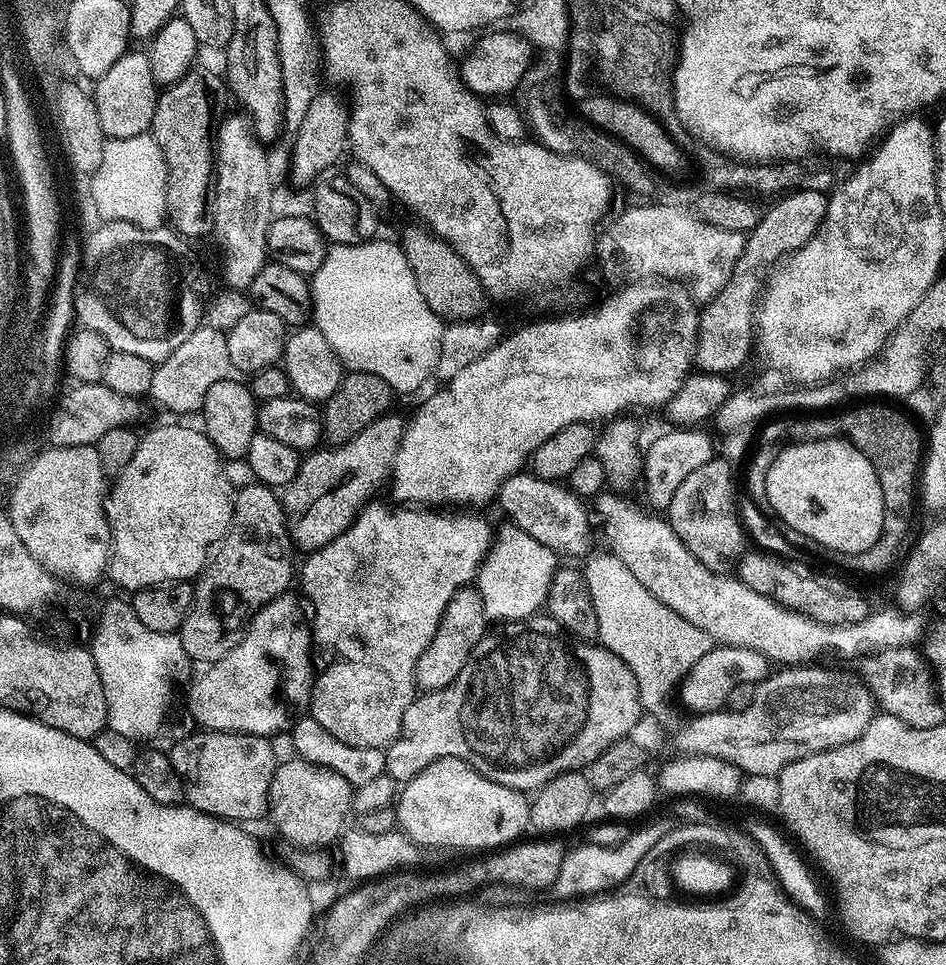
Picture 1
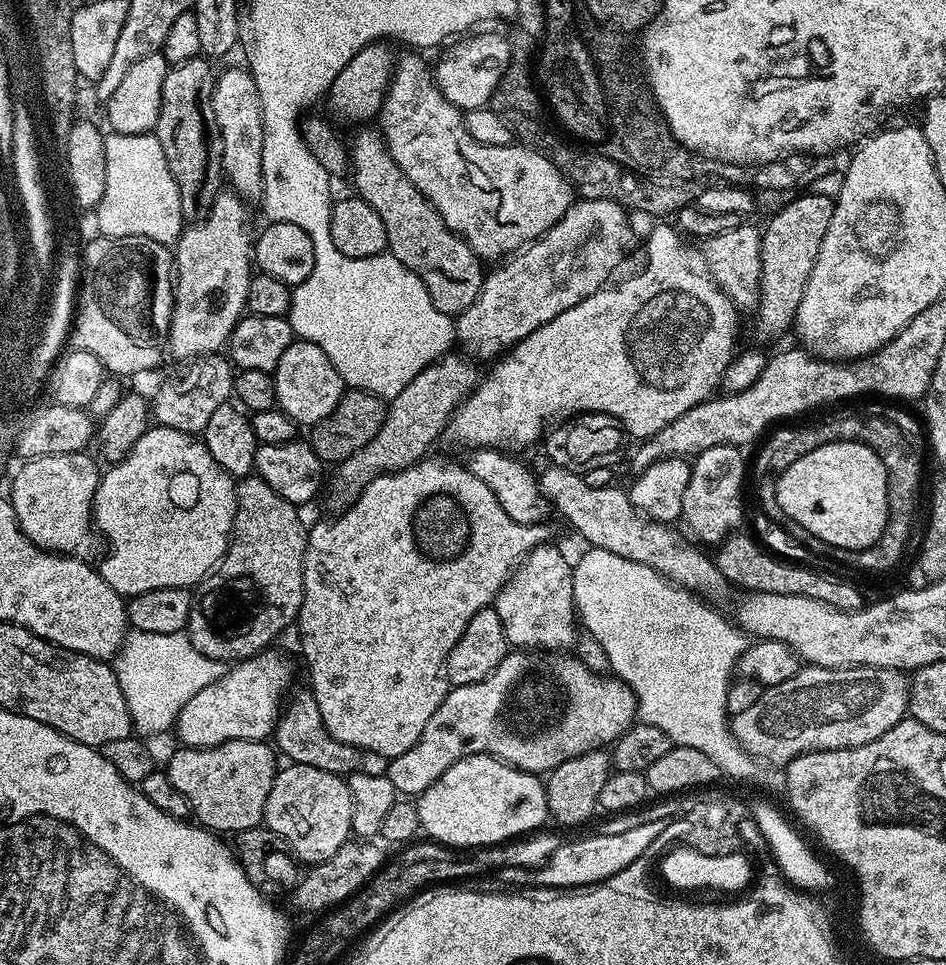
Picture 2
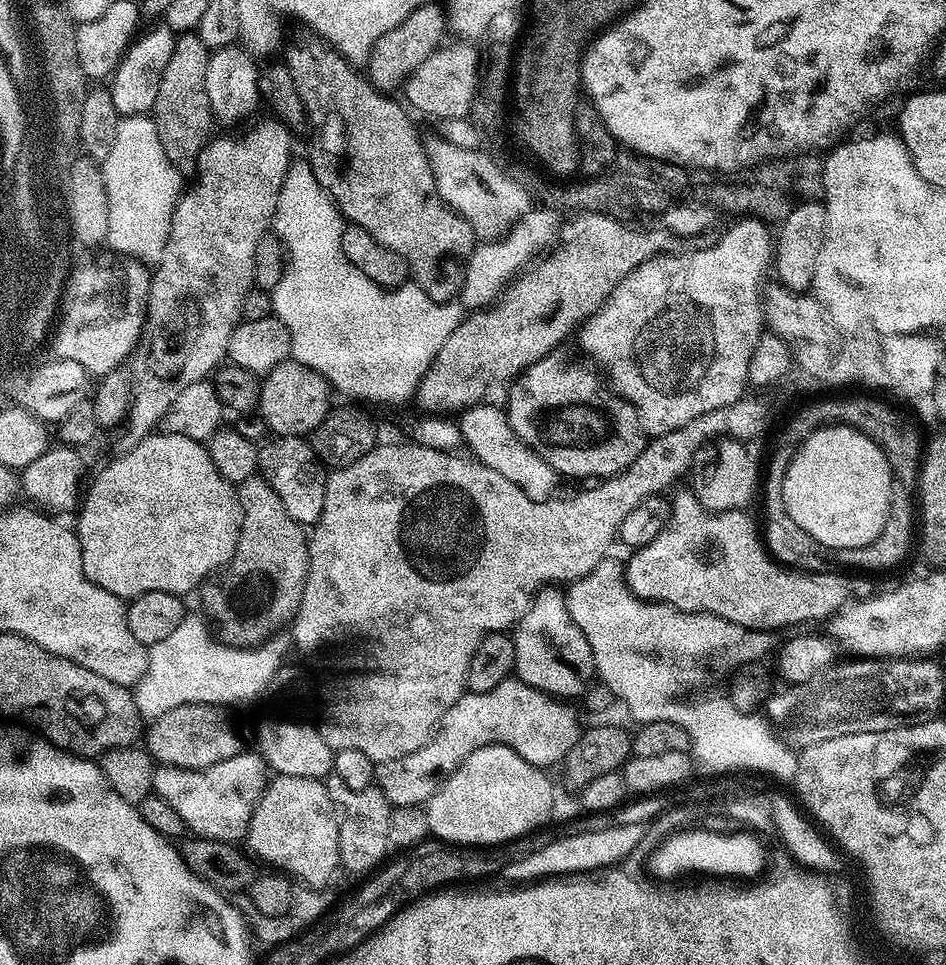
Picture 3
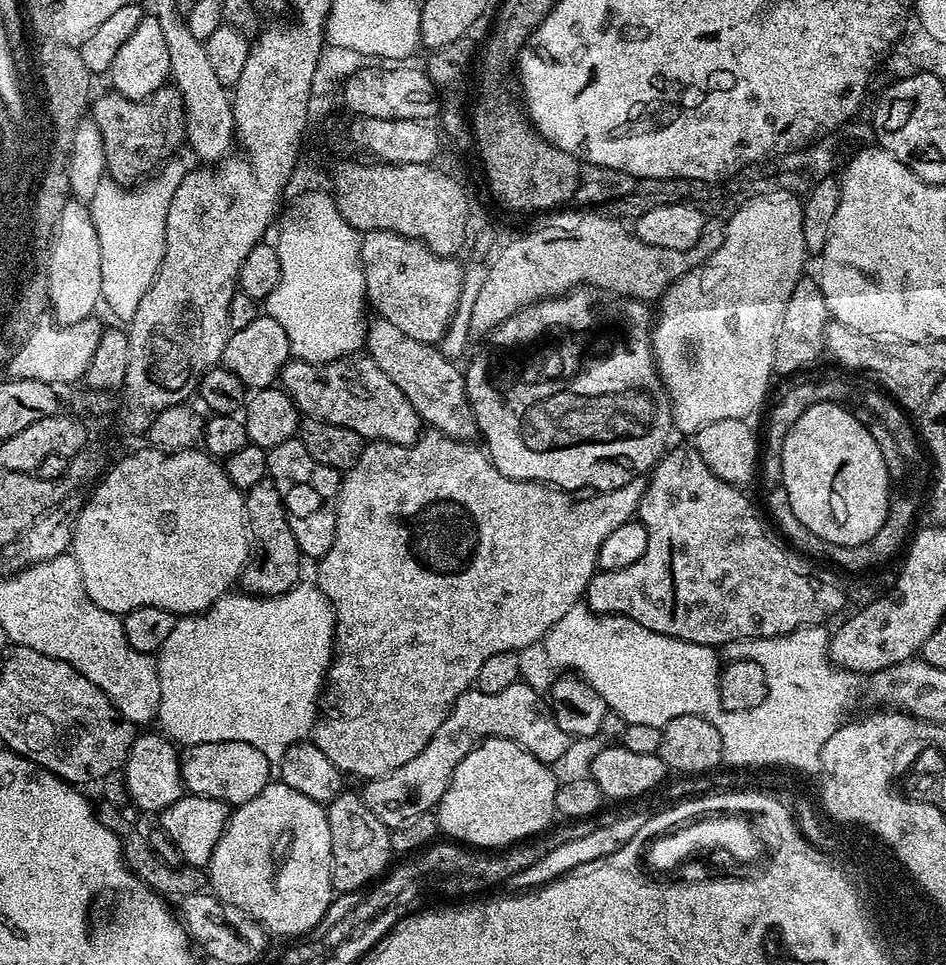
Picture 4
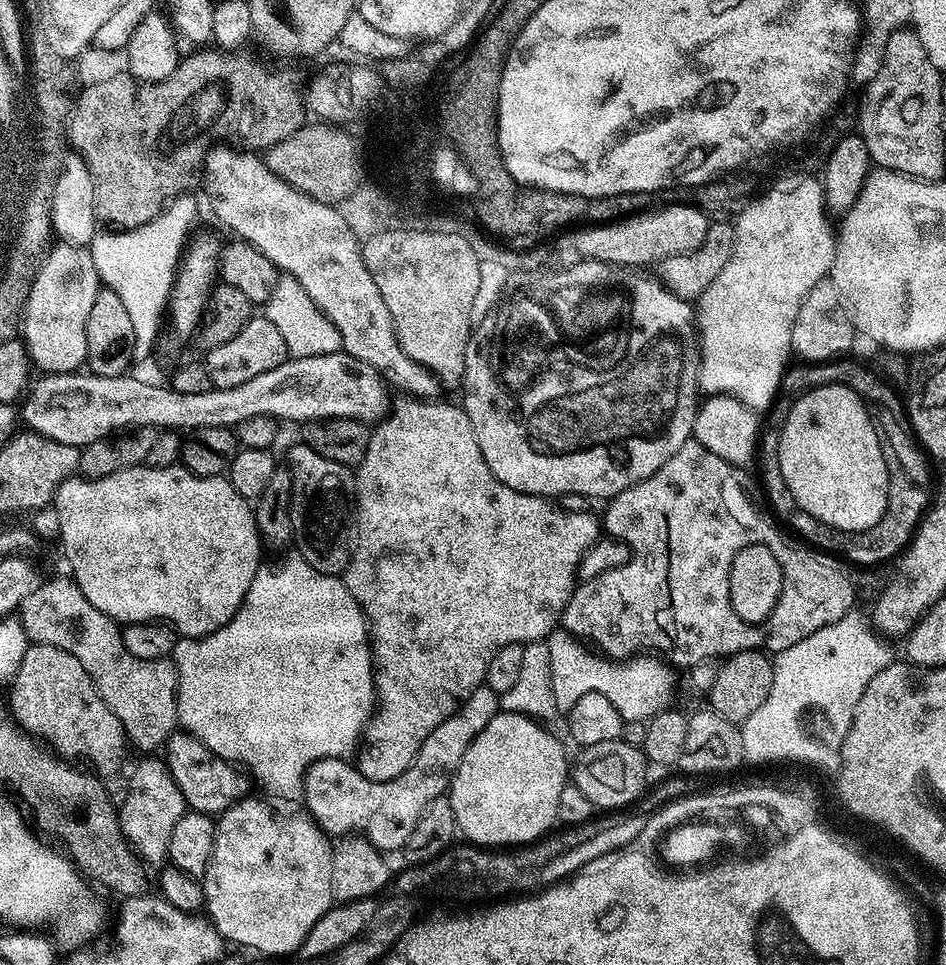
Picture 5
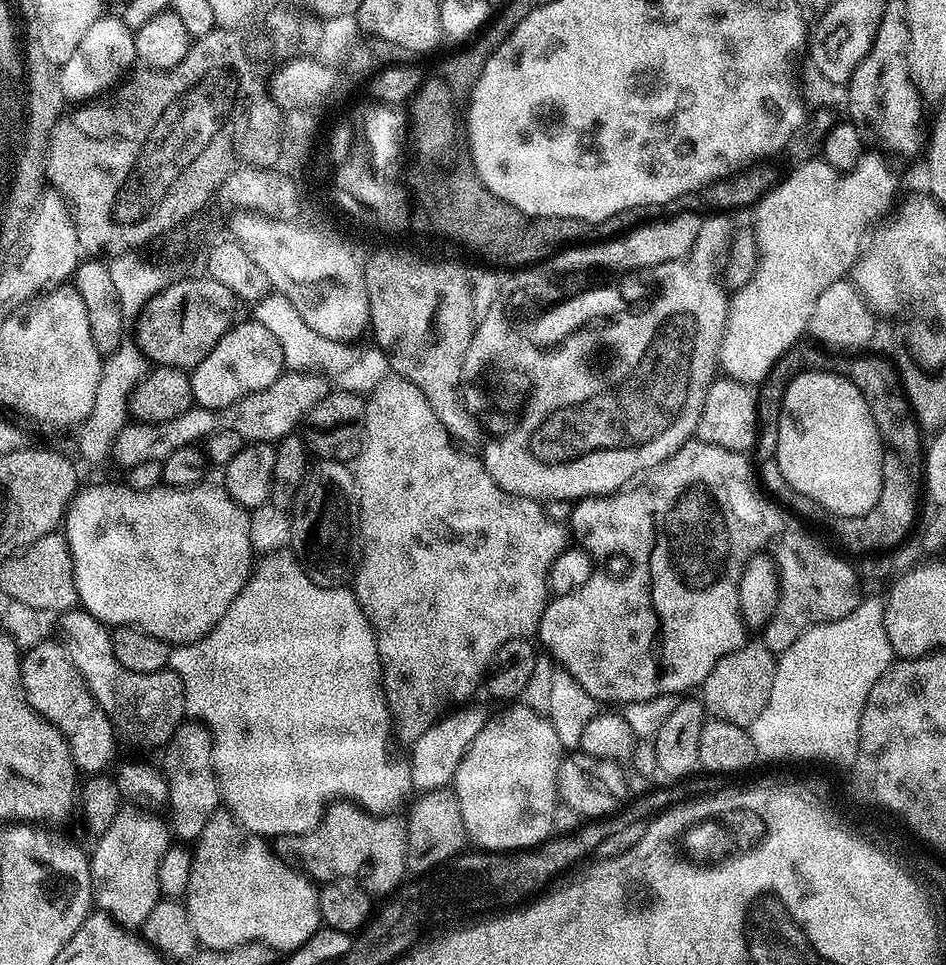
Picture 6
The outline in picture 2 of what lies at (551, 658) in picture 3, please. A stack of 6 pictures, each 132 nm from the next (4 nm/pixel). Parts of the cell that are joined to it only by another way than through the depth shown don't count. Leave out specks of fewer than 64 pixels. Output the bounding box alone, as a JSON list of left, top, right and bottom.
[494,542,578,654]

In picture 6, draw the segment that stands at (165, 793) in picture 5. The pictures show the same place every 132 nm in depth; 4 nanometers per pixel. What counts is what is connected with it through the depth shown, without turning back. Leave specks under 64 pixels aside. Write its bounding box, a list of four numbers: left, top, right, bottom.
[90,806,170,926]

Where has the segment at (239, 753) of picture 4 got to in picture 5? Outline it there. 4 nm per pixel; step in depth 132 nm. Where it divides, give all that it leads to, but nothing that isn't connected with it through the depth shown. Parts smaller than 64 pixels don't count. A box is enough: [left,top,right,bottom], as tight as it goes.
[167,730,249,814]

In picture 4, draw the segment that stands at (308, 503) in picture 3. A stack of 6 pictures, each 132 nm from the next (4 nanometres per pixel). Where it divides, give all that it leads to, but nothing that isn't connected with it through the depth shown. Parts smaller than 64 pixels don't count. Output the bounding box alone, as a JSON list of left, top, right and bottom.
[267,438,341,558]

